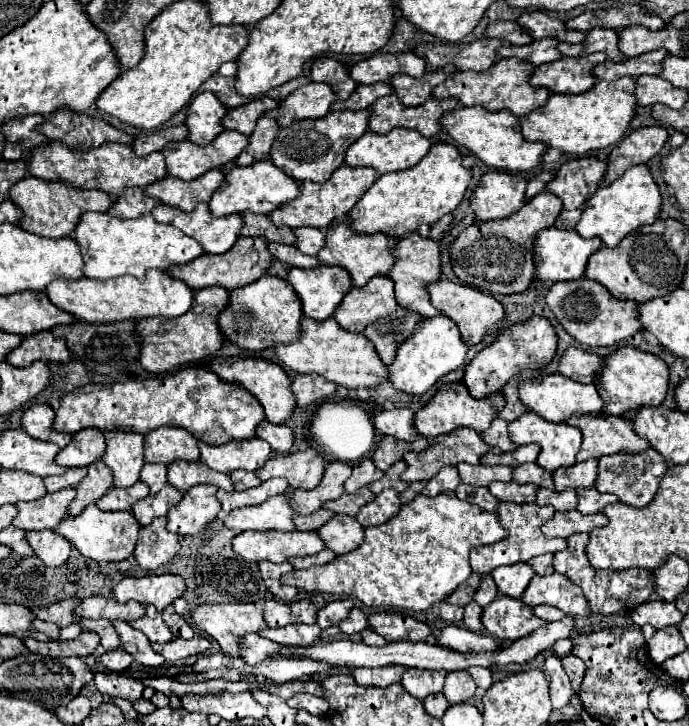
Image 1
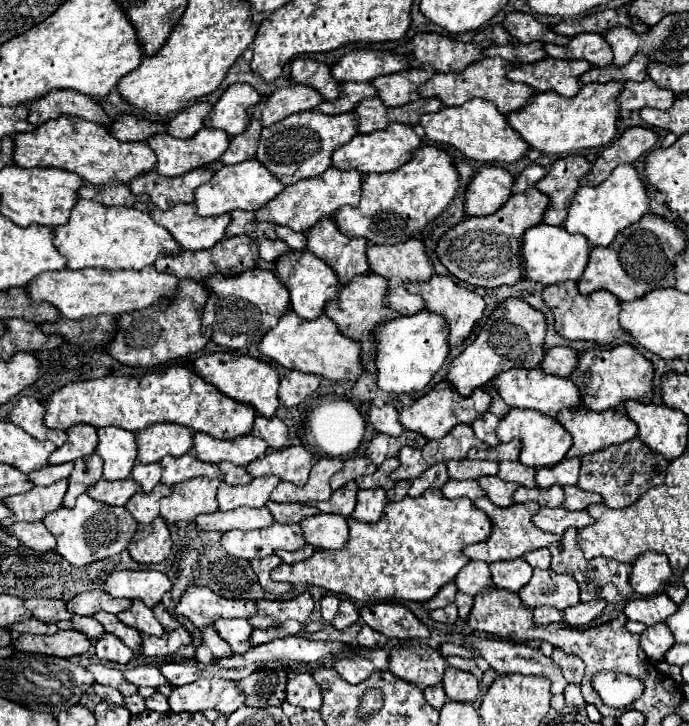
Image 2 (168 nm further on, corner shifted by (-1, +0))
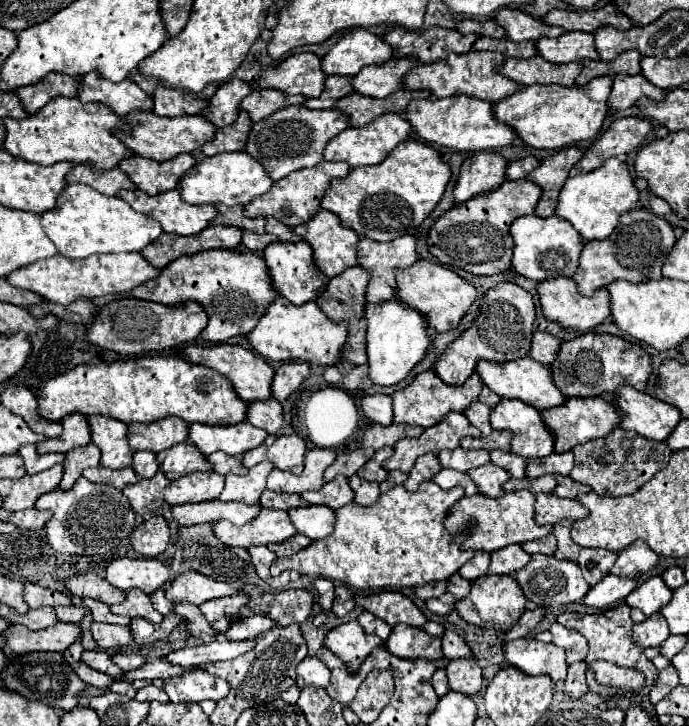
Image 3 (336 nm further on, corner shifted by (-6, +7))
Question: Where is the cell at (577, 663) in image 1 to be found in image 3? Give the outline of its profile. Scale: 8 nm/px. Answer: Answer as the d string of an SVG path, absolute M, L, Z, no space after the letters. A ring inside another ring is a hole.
M559 622L551 624L549 632L553 636L553 644L557 644L557 646L561 646L561 648L567 650L567 662L569 664L585 660L589 646L587 646L587 640L579 632L569 630L569 628L561 626Z

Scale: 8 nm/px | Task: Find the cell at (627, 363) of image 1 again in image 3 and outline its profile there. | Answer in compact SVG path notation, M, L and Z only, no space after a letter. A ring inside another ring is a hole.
M587 332L561 344L557 352L557 362L549 364L549 372L555 386L567 398L601 396L603 392L615 392L621 384L629 384L635 390L645 390L651 374L651 356L639 344L609 334Z

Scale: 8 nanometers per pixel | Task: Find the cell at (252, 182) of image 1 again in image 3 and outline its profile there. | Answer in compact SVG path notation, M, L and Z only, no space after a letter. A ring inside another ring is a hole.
M245 150L239 152L223 152L217 156L209 156L201 162L197 162L185 176L179 180L179 192L181 198L187 204L225 204L225 206L245 206L253 198L265 194L271 188L273 180L267 176L261 162L257 162L253 156L249 156Z

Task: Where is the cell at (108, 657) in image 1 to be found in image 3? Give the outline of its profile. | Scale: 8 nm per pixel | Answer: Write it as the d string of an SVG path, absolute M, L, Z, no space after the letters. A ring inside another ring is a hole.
M93 622L91 624L91 634L93 634L95 642L101 648L119 648L119 646L133 644L133 636L131 636L129 628L127 626L119 626L119 624Z

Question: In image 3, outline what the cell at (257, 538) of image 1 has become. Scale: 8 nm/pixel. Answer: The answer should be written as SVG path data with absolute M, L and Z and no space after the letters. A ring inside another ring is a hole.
M261 508L257 518L253 518L249 524L243 526L235 526L227 520L217 520L213 524L213 534L225 546L249 548L271 542L283 542L295 534L295 528L283 510Z

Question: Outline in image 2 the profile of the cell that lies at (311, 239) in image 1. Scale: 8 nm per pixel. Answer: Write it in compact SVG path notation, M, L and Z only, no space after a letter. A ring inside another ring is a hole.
M276 227L276 235L288 243L292 251L304 251L306 249L306 233L296 233L290 227Z

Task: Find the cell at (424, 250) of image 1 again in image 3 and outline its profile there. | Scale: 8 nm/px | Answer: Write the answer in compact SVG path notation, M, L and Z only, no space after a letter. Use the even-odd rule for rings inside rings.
M401 236L391 242L375 242L369 238L359 240L359 266L371 272L365 292L367 302L383 302L395 298L397 282L393 268L413 266L417 260L415 238Z

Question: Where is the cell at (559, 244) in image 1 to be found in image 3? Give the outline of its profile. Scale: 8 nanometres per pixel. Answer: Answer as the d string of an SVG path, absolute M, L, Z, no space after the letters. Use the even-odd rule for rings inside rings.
M535 214L517 218L511 228L509 228L511 236L513 236L513 258L511 258L511 270L517 272L519 276L543 282L543 280L551 280L557 276L573 276L579 264L579 254L585 246L583 238L579 236L579 232L565 222L559 216L551 216L551 218L539 218Z

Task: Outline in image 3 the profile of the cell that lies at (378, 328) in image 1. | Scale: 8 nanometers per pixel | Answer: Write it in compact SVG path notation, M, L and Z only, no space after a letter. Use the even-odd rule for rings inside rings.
M361 266L347 268L341 272L341 276L335 276L329 280L325 292L317 298L317 306L331 318L333 322L345 322L347 324L347 342L343 346L341 358L351 362L351 364L367 364L367 354L365 354L365 288L369 284L369 272L363 270Z

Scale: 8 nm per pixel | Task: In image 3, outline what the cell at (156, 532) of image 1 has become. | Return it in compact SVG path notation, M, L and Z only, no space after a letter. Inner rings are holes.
M153 514L149 520L145 520L141 526L137 526L129 538L131 538L131 546L137 554L153 558L153 556L165 552L165 548L169 544L167 520L159 514Z

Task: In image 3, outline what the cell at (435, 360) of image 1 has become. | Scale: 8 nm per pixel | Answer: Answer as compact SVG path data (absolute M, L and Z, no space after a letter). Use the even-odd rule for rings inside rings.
M389 300L383 304L365 304L365 320L367 320L367 362L369 362L369 378L379 386L395 386L401 382L411 368L425 358L431 338L427 336L427 320L421 312L409 308L401 300Z

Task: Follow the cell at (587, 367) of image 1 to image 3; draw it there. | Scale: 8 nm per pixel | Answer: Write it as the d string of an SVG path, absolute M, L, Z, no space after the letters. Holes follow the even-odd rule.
M535 330L533 332L533 340L531 340L531 350L529 350L529 356L541 364L551 364L557 356L557 350L561 346L561 340L551 336L549 332L543 332L543 330Z

